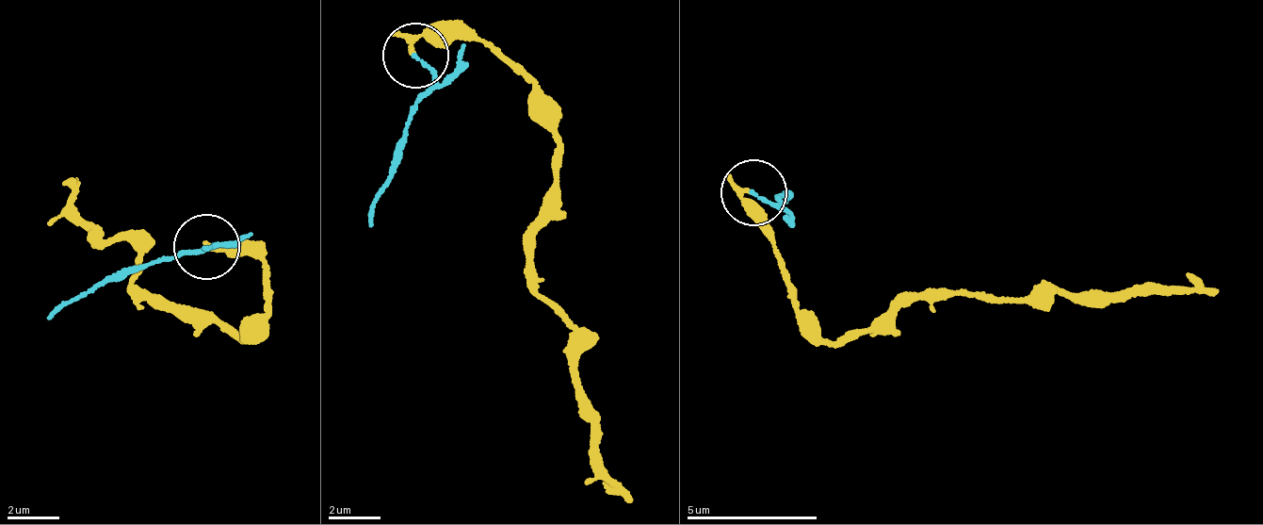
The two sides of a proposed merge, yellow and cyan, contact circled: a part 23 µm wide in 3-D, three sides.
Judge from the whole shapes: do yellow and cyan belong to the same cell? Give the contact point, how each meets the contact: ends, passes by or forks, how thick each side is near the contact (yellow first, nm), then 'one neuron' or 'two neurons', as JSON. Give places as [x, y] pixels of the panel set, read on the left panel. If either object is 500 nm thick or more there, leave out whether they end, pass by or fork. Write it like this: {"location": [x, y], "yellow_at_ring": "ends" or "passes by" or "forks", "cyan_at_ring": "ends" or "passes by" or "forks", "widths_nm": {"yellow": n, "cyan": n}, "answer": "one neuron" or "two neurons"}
{"location": [206, 246], "yellow_at_ring": "ends", "cyan_at_ring": "ends", "widths_nm": {"yellow": 200, "cyan": 140}, "answer": "two neurons"}

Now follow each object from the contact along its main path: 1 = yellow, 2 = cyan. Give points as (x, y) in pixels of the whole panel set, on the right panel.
1: (748, 191), (792, 305), (825, 340), (962, 288), (1030, 300), (1147, 281), (1216, 297)
2: (753, 189), (774, 205), (782, 190), (785, 202)

